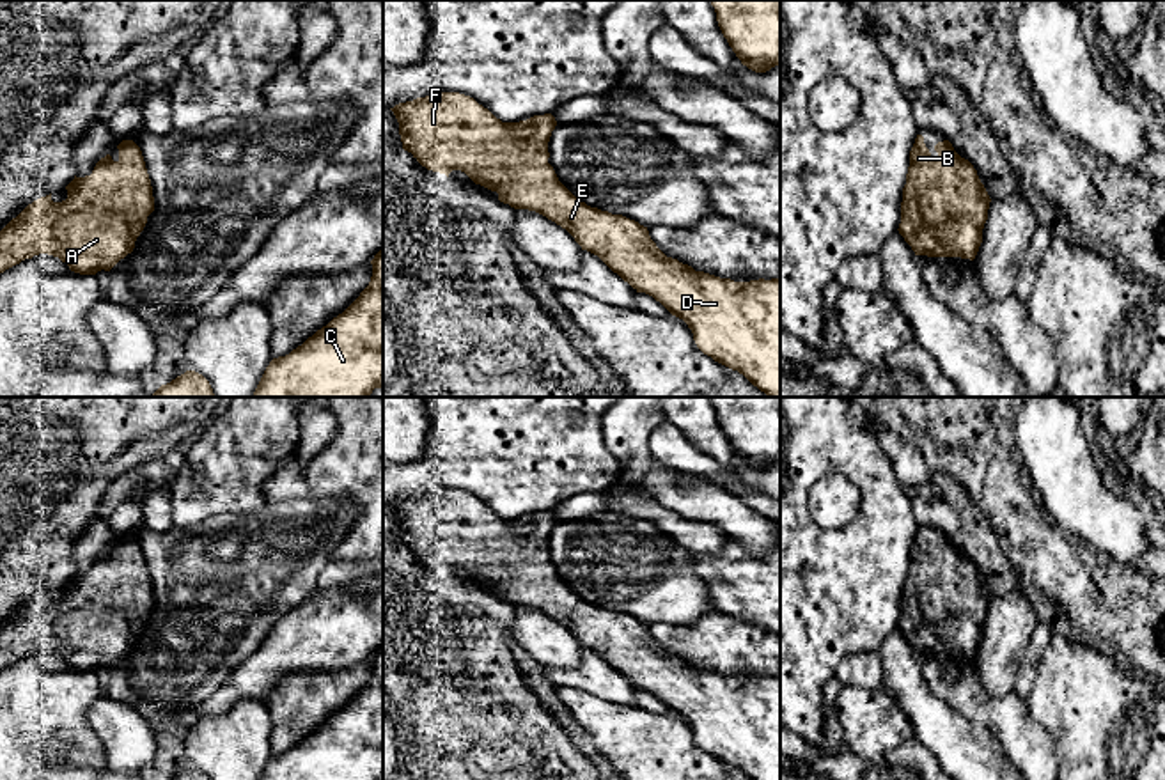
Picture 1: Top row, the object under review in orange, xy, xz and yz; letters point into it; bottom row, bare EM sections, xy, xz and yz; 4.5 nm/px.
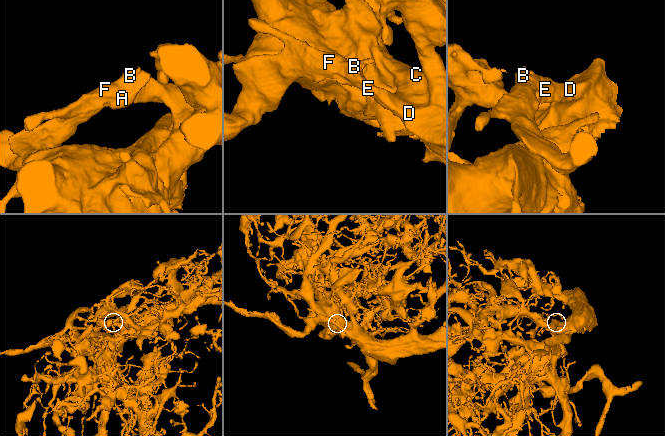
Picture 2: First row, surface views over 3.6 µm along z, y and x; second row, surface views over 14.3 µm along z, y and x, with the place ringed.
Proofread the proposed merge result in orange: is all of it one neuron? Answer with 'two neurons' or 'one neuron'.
one neuron

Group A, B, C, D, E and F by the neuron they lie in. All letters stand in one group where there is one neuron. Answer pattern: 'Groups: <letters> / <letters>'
Groups: A B C D E F

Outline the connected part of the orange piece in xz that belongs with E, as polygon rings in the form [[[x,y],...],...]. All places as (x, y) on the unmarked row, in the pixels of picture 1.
[[[434,489],[390,505],[399,519],[403,546],[427,567],[465,569],[475,581],[498,590],[514,606],[536,608],[566,626],[575,638],[598,652],[637,690],[660,698],[683,716],[697,745],[715,759],[738,768],[750,780],[780,780],[780,675],[734,679],[667,654],[651,636],[647,624],[578,597],[548,560],[548,539],[557,518],[551,511],[520,519],[502,519],[473,495]]]

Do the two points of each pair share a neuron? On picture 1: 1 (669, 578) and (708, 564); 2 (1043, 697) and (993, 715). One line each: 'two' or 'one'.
1: two
2: two

